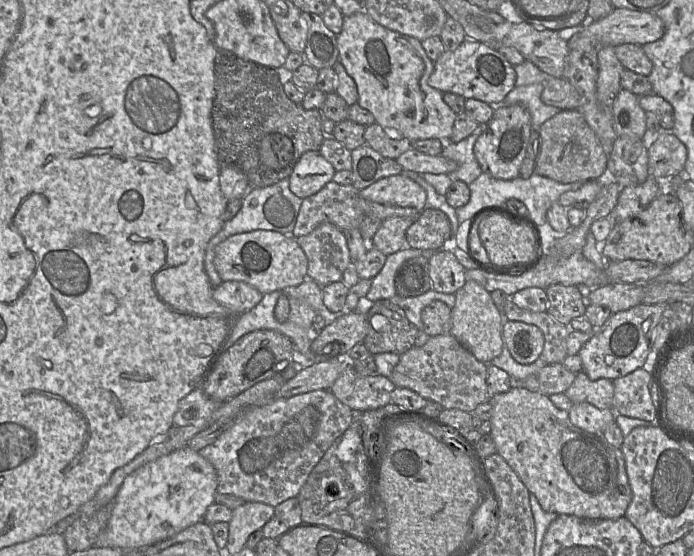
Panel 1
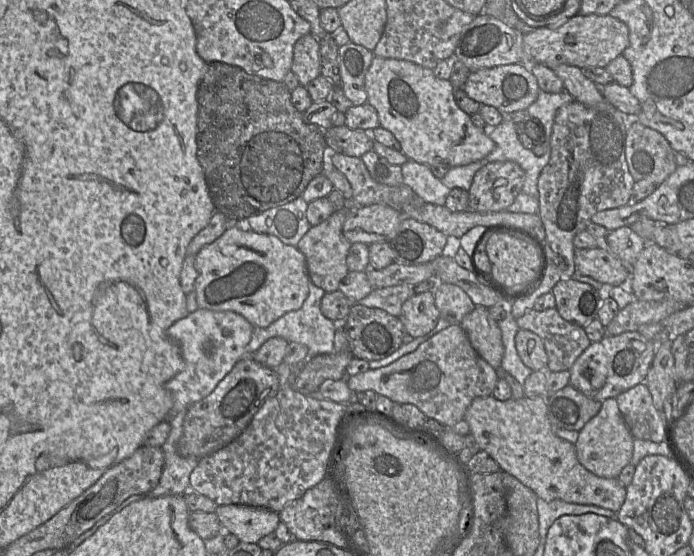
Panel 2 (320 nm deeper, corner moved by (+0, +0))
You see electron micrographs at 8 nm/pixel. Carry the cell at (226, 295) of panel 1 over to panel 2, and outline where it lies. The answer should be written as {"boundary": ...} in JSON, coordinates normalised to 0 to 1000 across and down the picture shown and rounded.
{"boundary":[[[290,554],[242,590],[241,601],[258,621],[265,649],[264,664],[238,689],[238,700],[249,718],[249,730],[239,752],[242,757],[256,741],[269,737],[278,725],[300,712],[346,646],[359,640],[354,622],[365,592],[365,585],[340,561]]]}

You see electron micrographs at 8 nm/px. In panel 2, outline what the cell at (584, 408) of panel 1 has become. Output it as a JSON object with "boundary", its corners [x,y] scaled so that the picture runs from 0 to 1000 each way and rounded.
{"boundary":[[[876,716],[867,723],[862,745],[834,775],[829,797],[830,820],[836,835],[856,854],[890,860],[896,844],[909,831],[912,795],[914,786],[898,754],[888,716]]]}

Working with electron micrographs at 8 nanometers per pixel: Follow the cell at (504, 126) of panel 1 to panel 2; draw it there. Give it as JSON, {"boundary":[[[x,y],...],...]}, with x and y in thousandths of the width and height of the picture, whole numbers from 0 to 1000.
{"boundary":[[[739,290],[706,291],[683,315],[674,342],[674,379],[723,381],[752,344],[755,306]]]}

